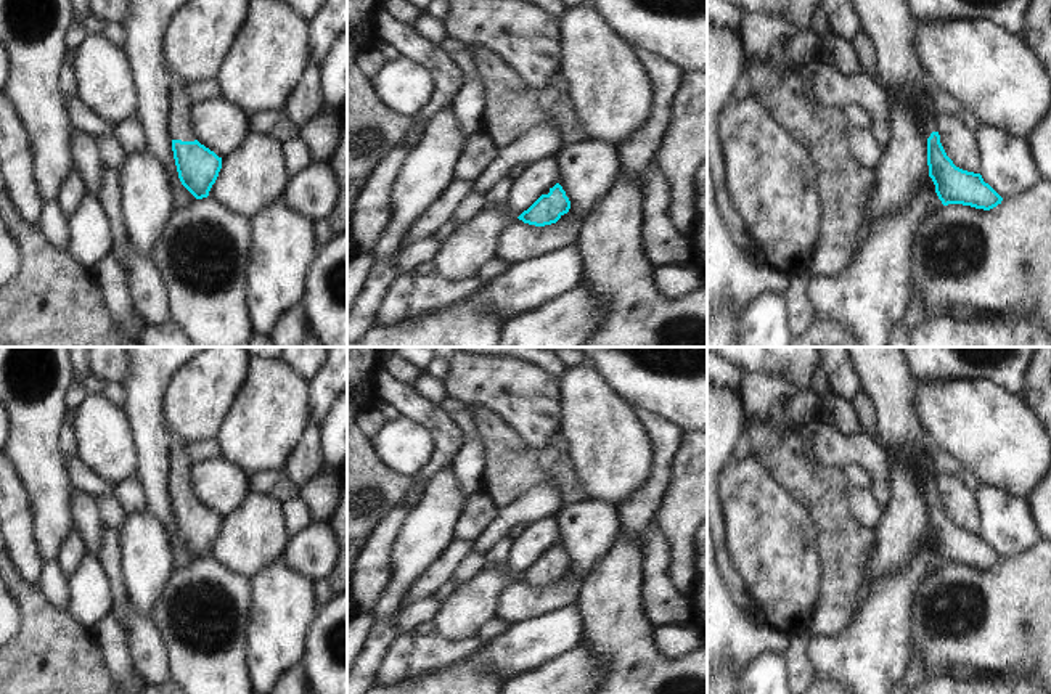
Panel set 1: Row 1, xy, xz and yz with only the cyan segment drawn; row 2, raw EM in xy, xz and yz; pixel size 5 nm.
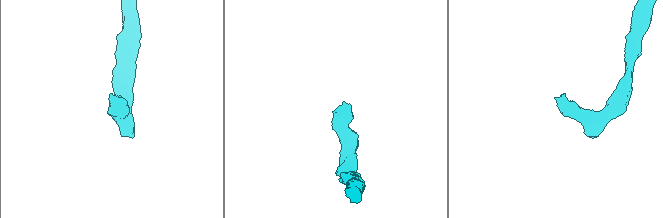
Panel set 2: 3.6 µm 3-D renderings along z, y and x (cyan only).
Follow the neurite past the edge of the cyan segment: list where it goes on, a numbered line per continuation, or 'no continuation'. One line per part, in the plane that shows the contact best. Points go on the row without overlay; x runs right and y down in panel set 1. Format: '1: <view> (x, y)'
1: xy (180, 469)

